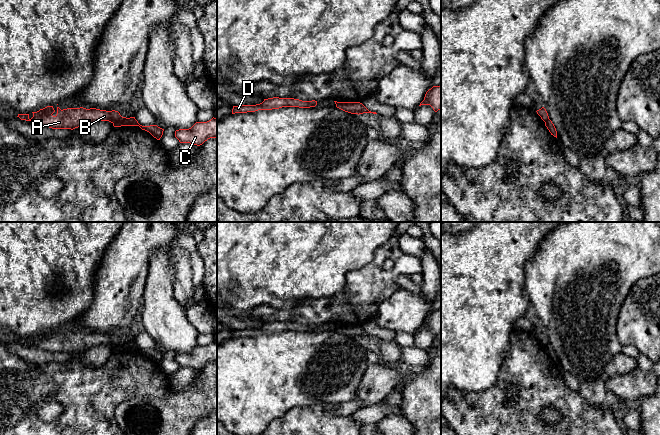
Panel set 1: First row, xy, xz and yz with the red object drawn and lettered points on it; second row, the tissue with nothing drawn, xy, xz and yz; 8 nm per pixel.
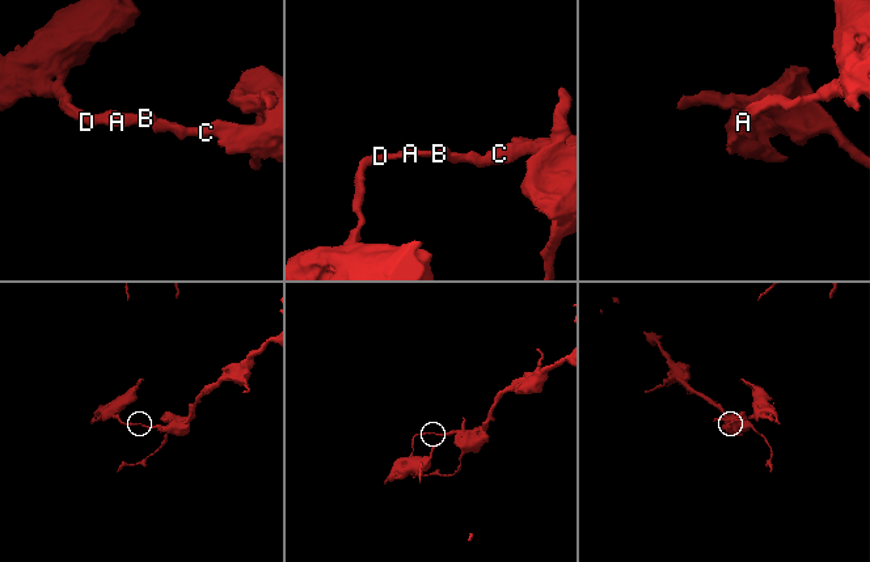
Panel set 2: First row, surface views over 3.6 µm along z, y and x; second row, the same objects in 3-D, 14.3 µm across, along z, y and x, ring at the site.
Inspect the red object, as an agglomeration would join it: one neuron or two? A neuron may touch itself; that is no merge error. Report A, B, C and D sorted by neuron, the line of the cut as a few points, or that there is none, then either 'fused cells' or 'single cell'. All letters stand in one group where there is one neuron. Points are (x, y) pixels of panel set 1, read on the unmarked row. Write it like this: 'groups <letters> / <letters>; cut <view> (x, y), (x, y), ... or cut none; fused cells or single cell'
groups A B D / C; cut xy (121, 340), (112, 346); fused cells

